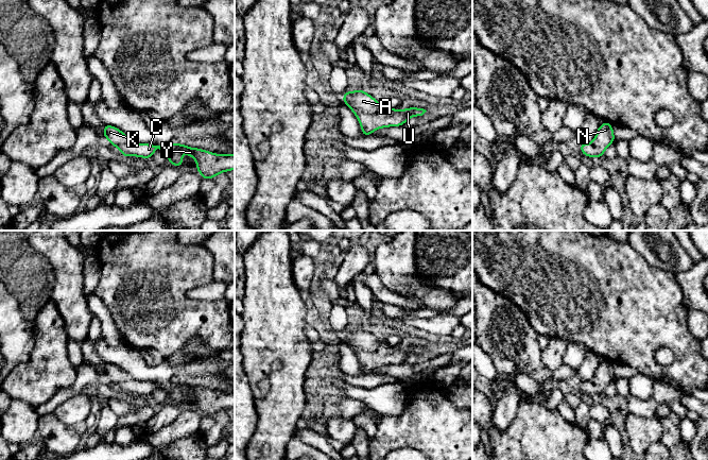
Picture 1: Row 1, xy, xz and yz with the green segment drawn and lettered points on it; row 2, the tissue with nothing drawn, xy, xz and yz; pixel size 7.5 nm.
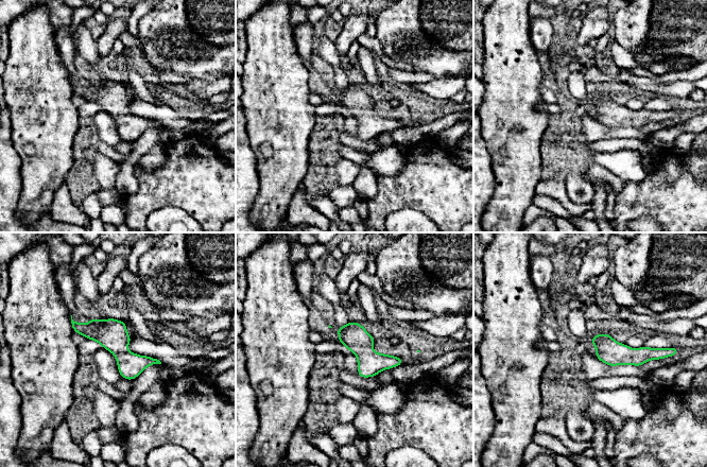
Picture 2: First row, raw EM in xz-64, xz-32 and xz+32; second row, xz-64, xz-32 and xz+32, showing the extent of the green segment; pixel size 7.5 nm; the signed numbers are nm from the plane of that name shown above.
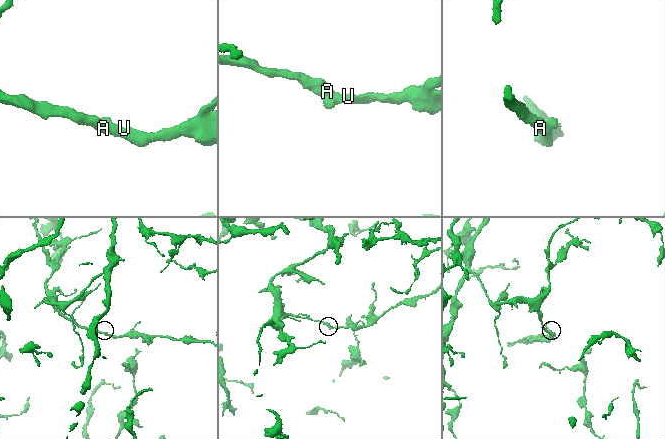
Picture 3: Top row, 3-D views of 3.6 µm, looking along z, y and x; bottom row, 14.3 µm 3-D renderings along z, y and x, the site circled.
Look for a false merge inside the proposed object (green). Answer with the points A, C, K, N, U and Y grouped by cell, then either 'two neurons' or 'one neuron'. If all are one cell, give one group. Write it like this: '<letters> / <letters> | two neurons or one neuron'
A C K N U Y | one neuron

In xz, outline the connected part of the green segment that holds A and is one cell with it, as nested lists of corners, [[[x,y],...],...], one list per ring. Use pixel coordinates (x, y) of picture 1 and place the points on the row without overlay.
[[[363,327],[356,329],[346,328],[342,341],[349,344],[356,353],[362,367],[362,374],[369,374],[376,368],[401,364],[412,355],[420,355],[427,348],[420,345],[408,345],[404,347],[393,347],[381,344],[379,340]]]

